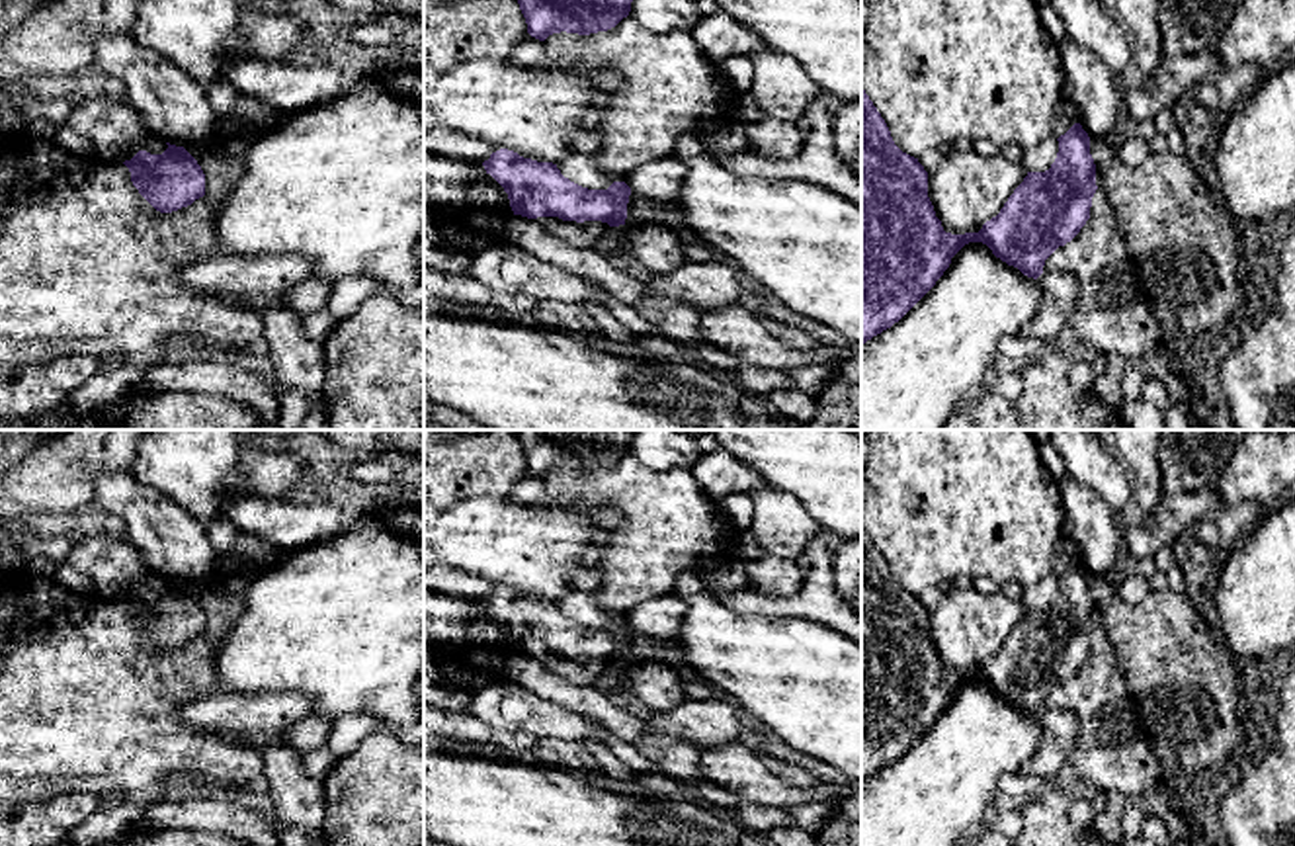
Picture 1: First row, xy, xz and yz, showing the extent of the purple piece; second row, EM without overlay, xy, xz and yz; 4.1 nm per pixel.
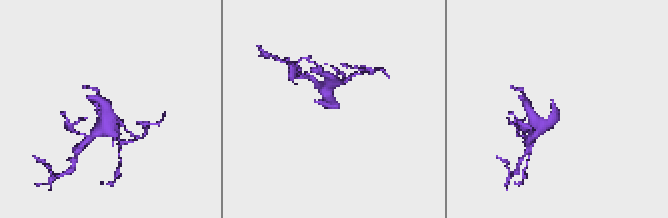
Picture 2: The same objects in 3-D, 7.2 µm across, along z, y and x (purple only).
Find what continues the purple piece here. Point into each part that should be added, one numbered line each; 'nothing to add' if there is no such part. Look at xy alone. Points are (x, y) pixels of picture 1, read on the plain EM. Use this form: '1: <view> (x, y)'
1: xy (114, 563)

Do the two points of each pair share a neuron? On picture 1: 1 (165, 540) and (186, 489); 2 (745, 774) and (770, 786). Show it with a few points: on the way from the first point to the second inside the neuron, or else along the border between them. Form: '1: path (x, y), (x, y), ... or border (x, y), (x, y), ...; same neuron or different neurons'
1: border (139, 483), (161, 491), (206, 526); different neurons
2: path (751, 776), (764, 786); same neuron

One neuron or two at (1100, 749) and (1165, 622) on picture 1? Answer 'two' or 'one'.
one

